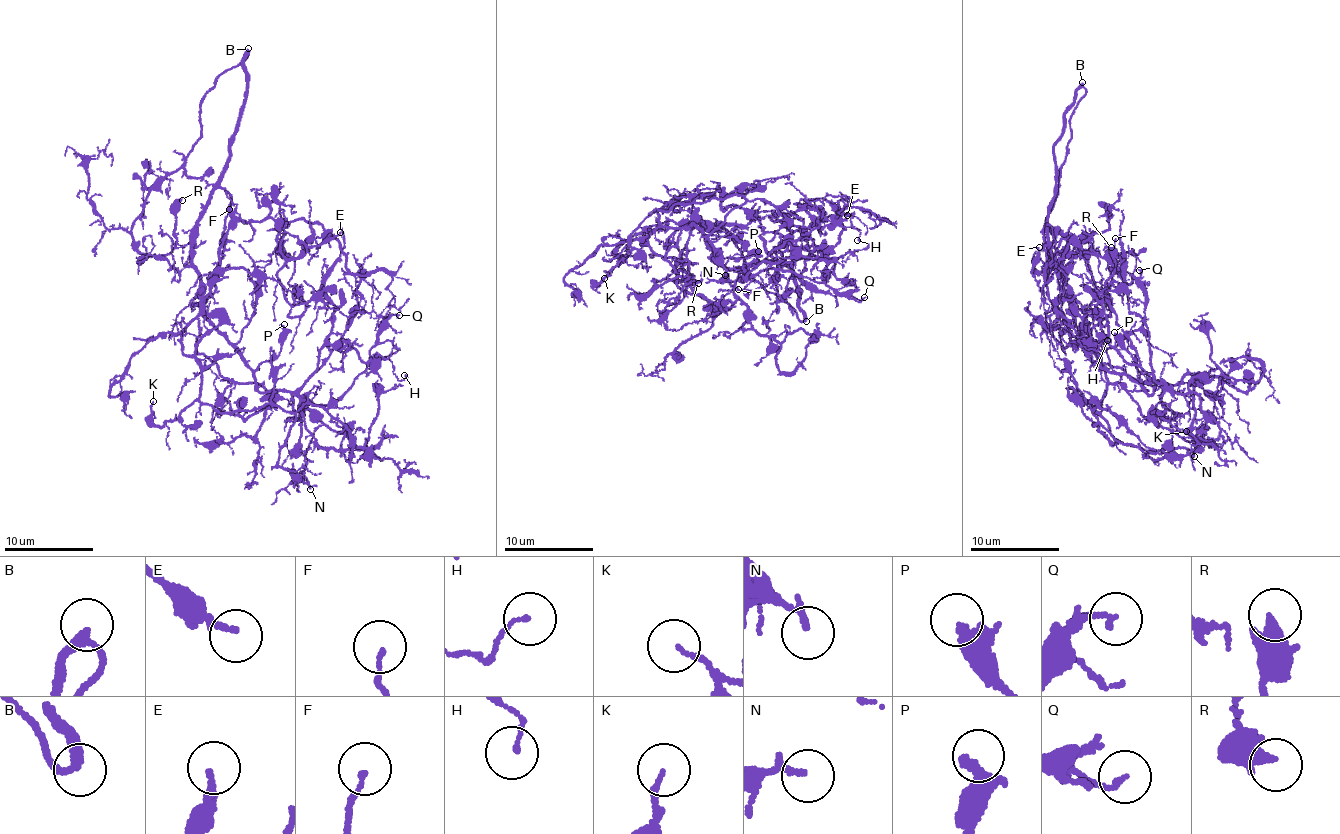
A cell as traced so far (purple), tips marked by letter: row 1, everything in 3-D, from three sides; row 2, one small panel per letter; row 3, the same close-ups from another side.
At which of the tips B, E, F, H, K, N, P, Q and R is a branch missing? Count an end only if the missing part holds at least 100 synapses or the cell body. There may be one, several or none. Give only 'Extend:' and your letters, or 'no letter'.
Extend: B

